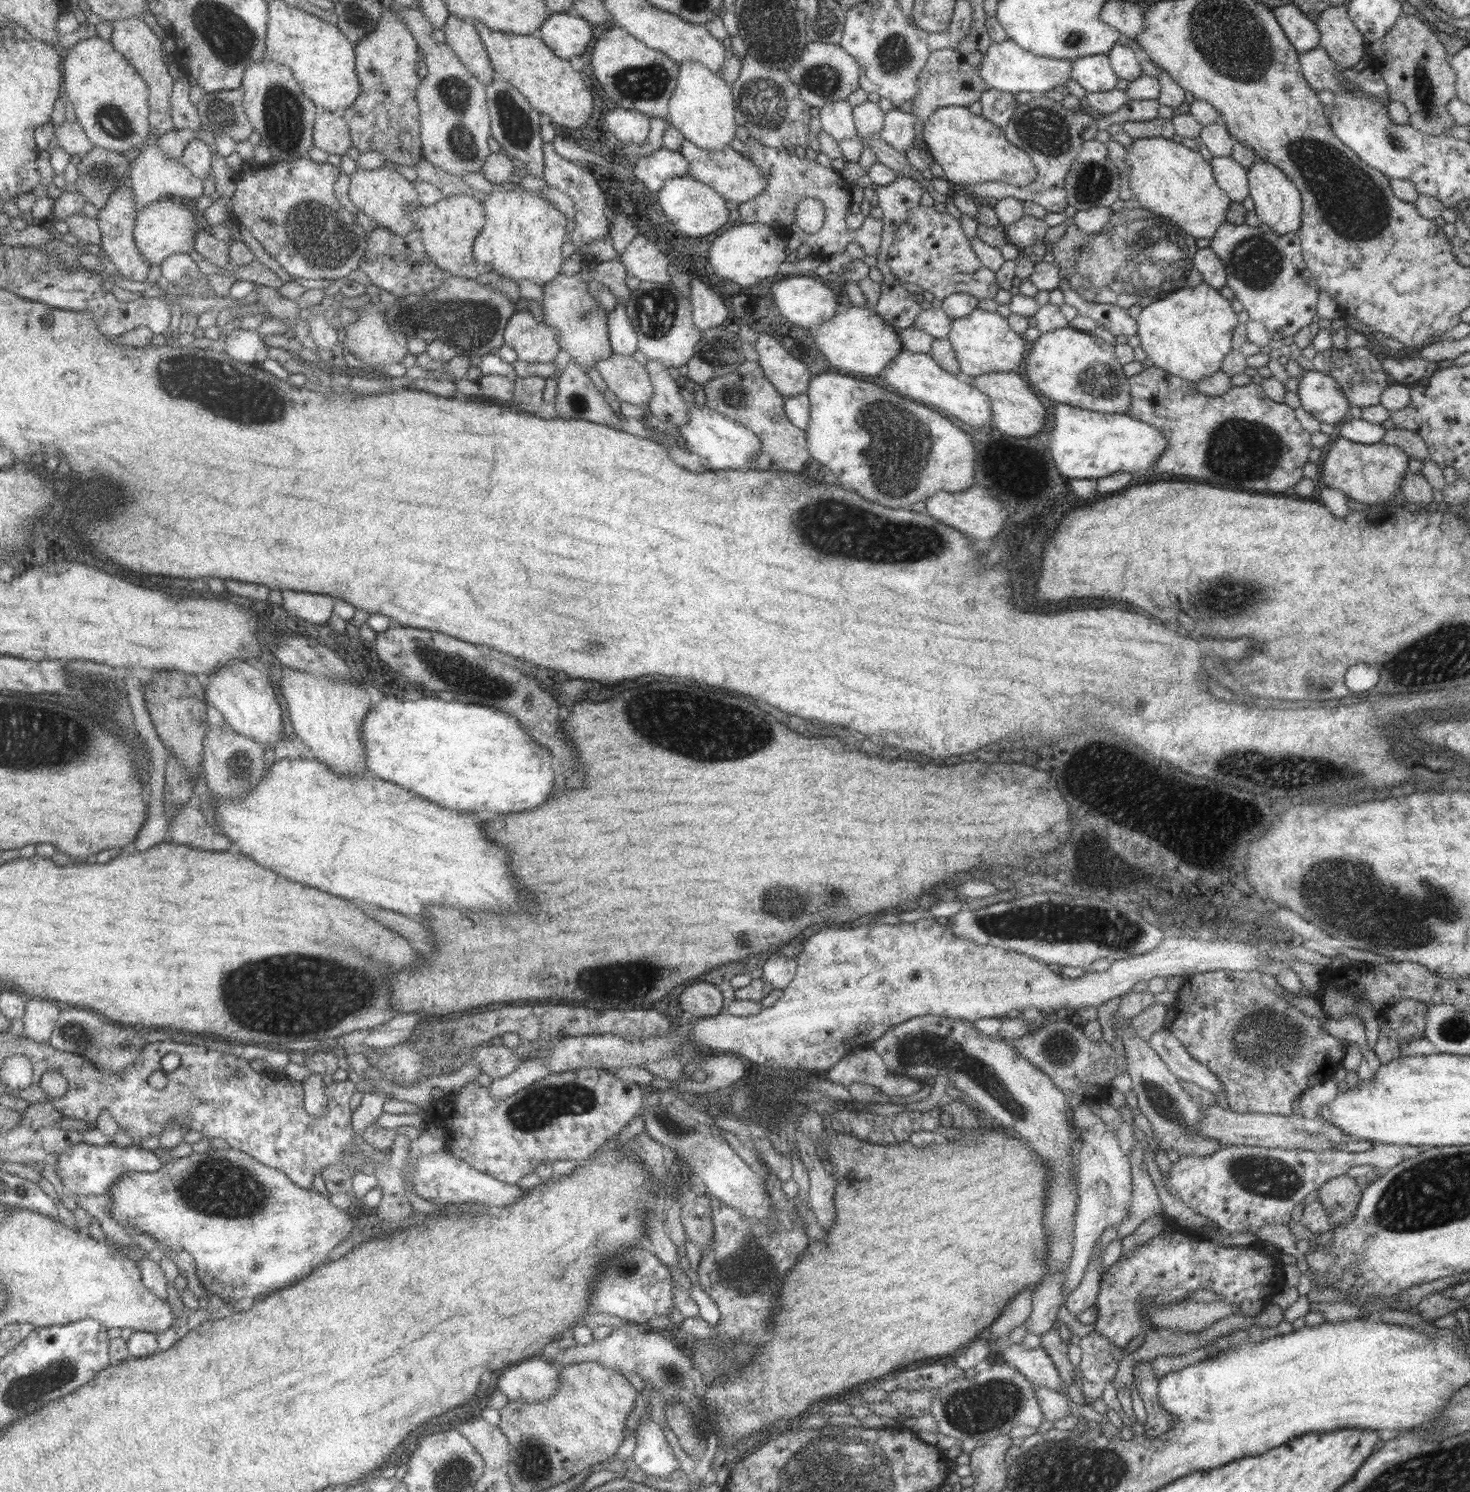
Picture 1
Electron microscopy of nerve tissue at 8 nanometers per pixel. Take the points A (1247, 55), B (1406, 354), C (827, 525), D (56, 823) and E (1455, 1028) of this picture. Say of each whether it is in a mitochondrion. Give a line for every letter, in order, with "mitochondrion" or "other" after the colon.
A: mitochondrion
B: other
C: mitochondrion
D: other
E: mitochondrion

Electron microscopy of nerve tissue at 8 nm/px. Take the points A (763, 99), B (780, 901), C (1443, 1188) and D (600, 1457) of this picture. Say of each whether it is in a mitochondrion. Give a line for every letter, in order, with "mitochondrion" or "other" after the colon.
A: mitochondrion
B: mitochondrion
C: mitochondrion
D: other

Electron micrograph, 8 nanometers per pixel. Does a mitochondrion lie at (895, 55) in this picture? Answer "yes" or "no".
yes

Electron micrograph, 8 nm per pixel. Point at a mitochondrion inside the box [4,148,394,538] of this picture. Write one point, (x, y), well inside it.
(323, 237)

